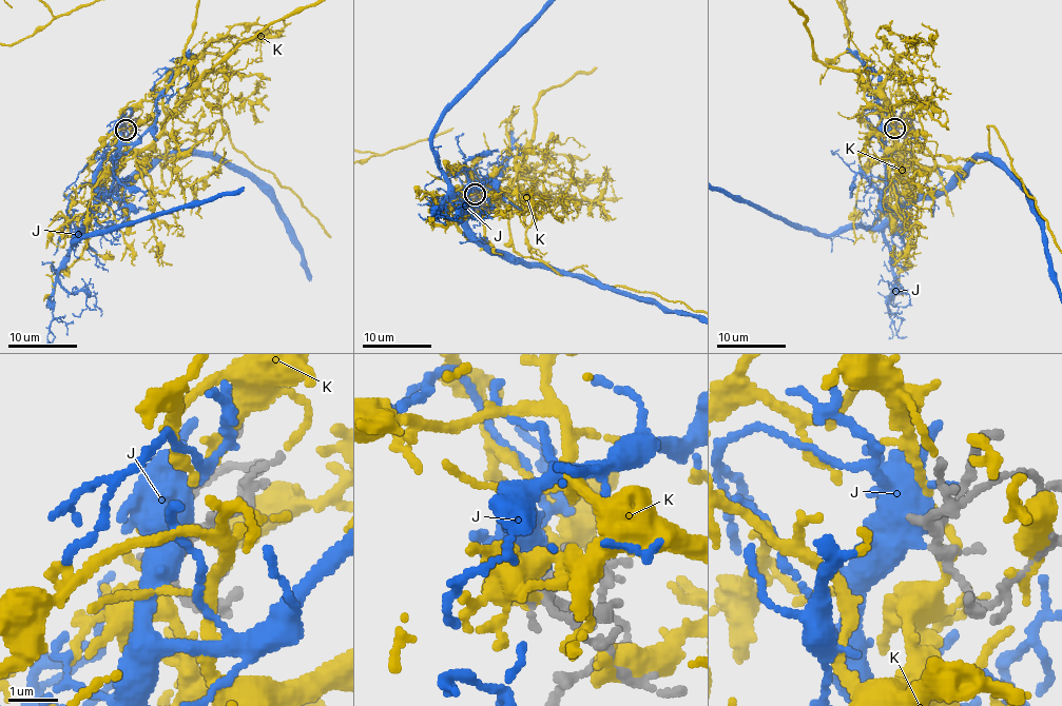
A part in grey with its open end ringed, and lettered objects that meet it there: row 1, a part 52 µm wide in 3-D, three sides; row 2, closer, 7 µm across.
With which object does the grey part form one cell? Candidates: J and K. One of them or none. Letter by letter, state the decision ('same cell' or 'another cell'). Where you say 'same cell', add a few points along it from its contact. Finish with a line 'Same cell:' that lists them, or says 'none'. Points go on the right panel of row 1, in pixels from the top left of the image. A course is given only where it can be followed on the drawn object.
J: same cell
K: another cell
Same cell: J

